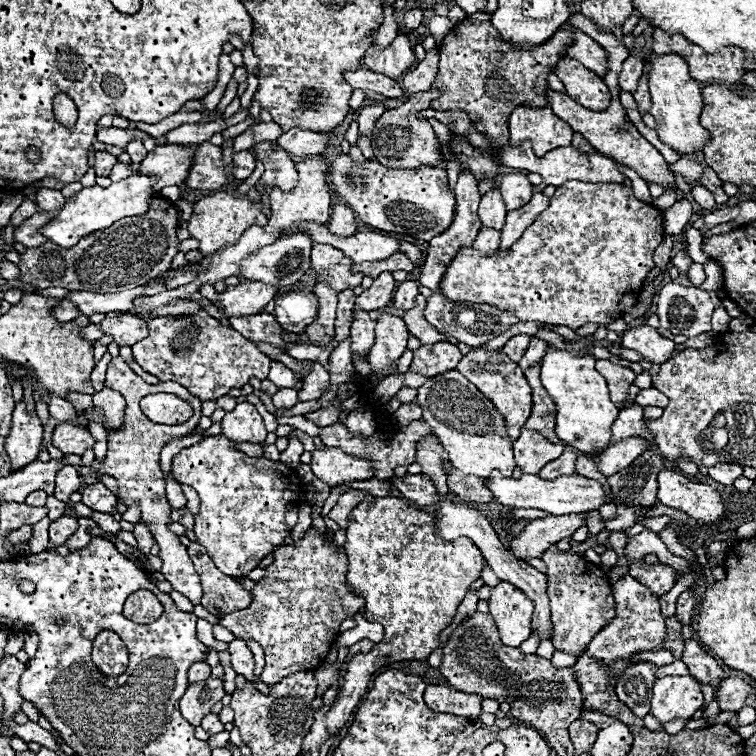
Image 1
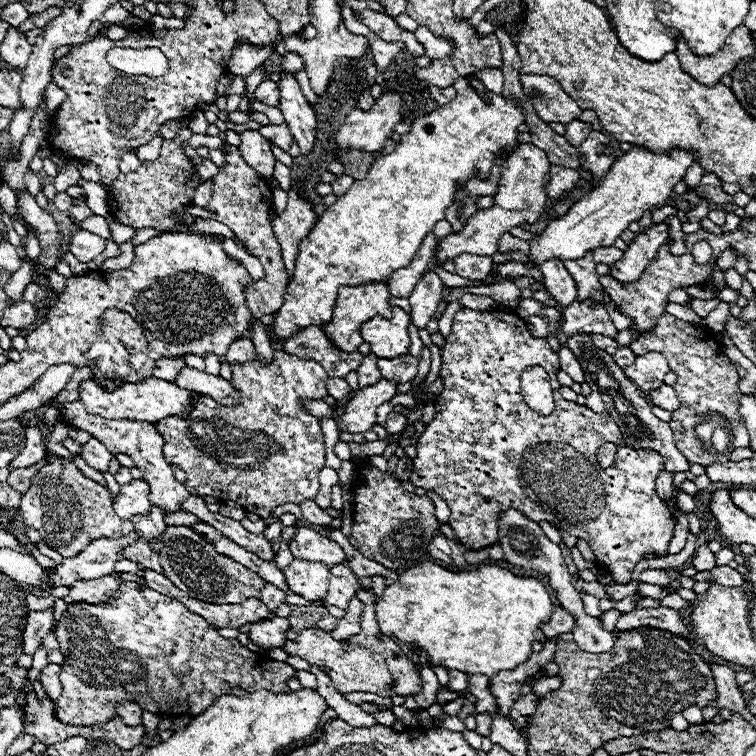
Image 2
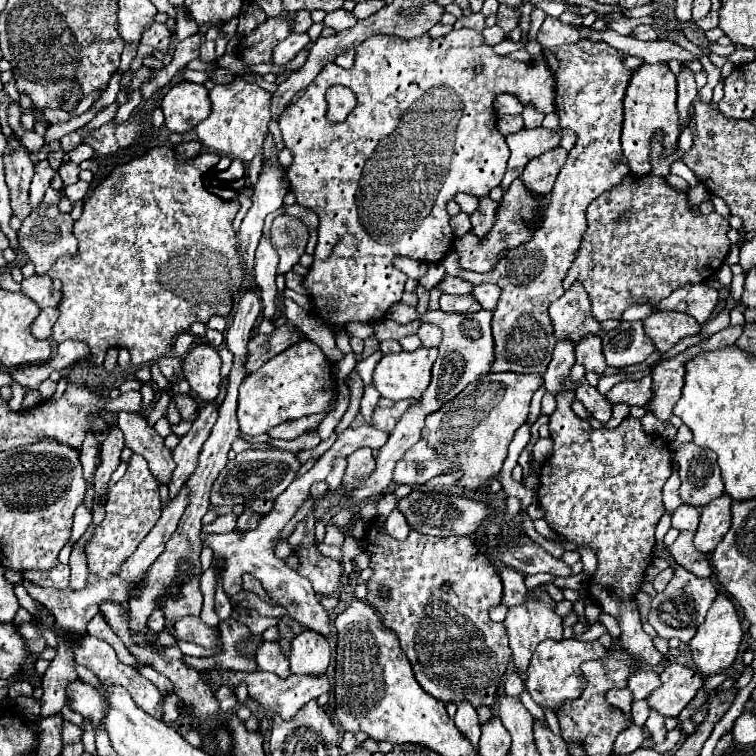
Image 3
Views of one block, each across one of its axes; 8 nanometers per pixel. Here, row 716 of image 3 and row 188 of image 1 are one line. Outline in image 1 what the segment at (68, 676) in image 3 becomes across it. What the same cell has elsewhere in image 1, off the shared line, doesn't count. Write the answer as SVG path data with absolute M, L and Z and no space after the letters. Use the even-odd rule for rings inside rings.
M40 188L38 194L36 194L36 204L40 210L48 210L48 212L54 212L54 210L60 210L66 200L64 196L58 192L58 190L48 190L48 188Z

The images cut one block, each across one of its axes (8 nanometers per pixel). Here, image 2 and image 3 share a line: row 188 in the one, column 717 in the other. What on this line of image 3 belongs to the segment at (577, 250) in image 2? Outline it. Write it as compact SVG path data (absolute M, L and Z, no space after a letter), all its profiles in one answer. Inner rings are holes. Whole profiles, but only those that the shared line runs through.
M718 594L714 604L710 606L704 624L698 626L696 636L690 640L690 648L692 648L692 660L696 664L696 670L702 676L712 676L718 672L724 672L730 668L730 664L734 662L740 642L742 642L742 626L740 626L740 616L736 612L734 602L726 596L726 594Z

